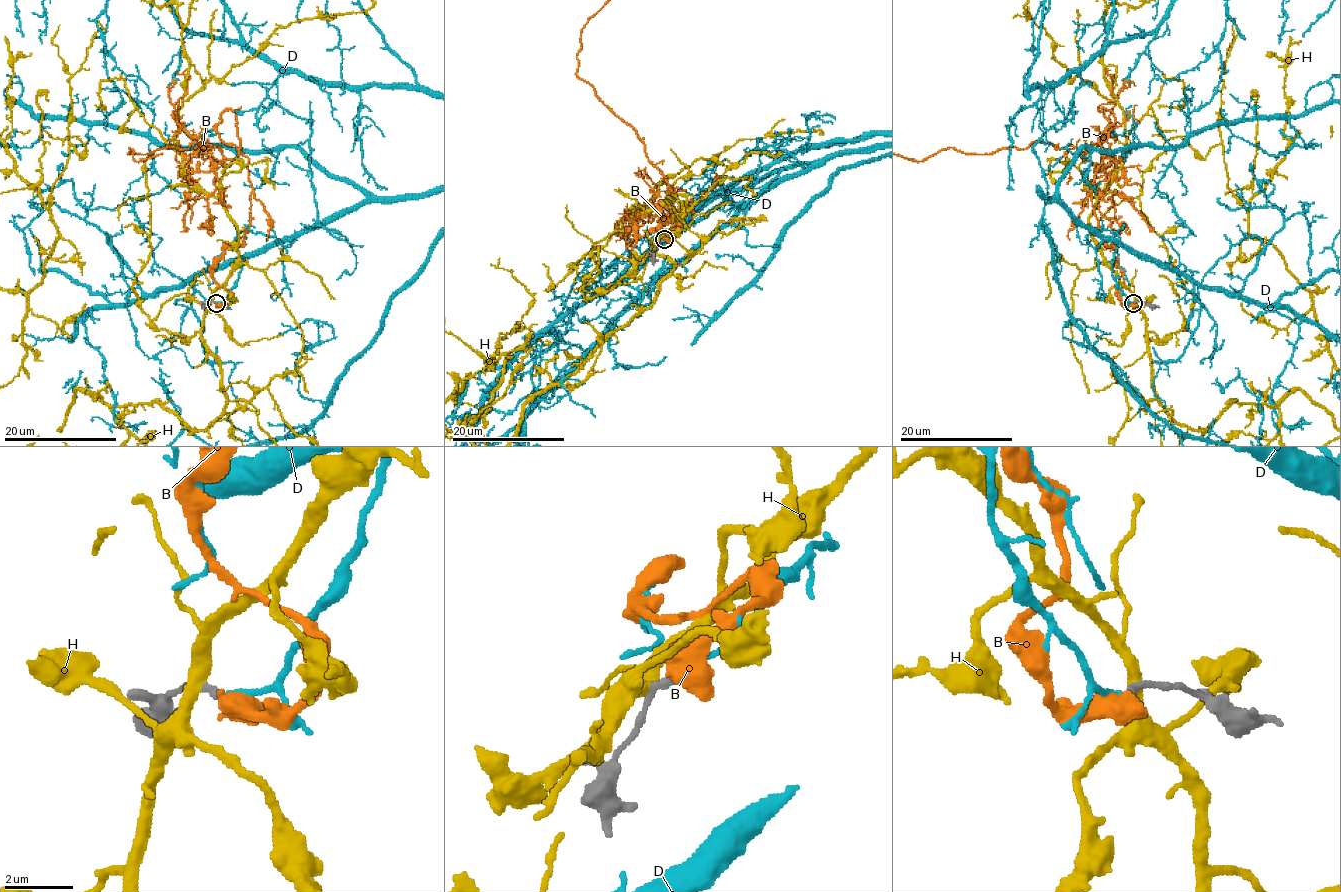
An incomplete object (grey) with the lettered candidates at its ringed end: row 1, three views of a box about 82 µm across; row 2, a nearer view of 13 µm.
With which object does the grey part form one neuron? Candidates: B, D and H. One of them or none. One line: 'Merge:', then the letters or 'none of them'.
Merge: B

